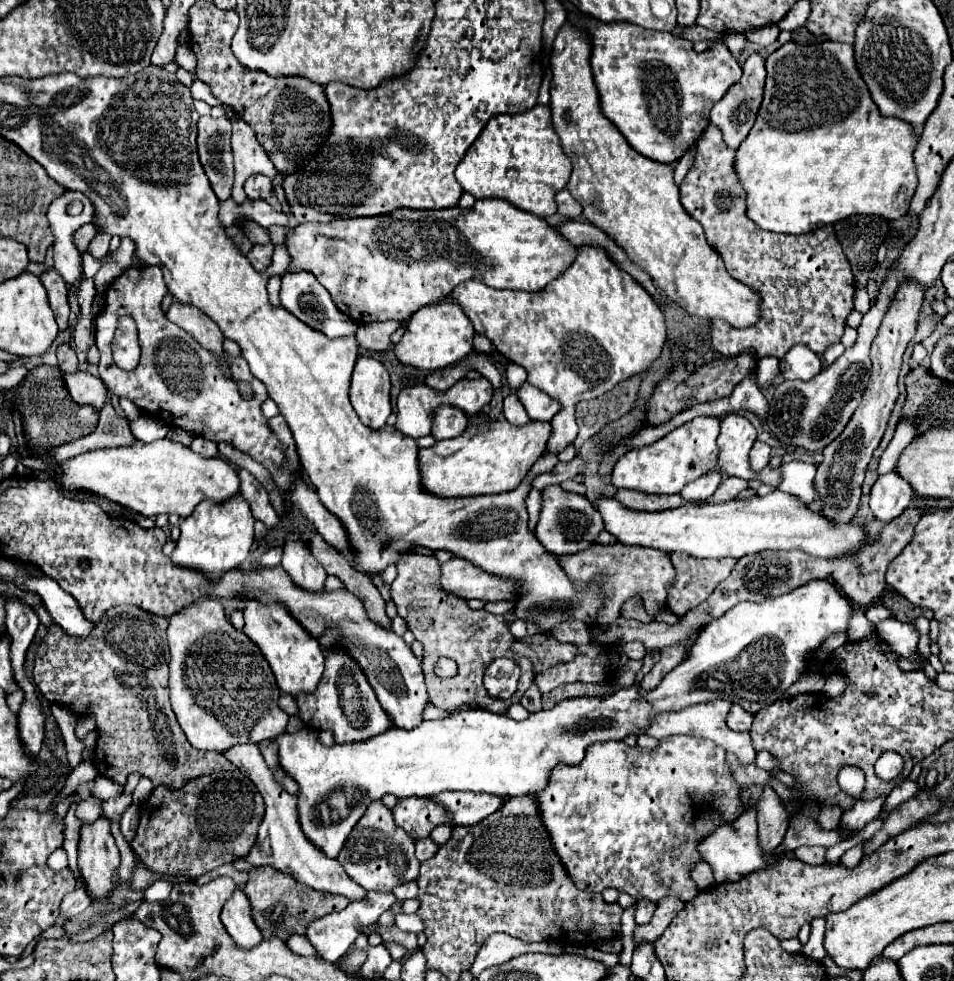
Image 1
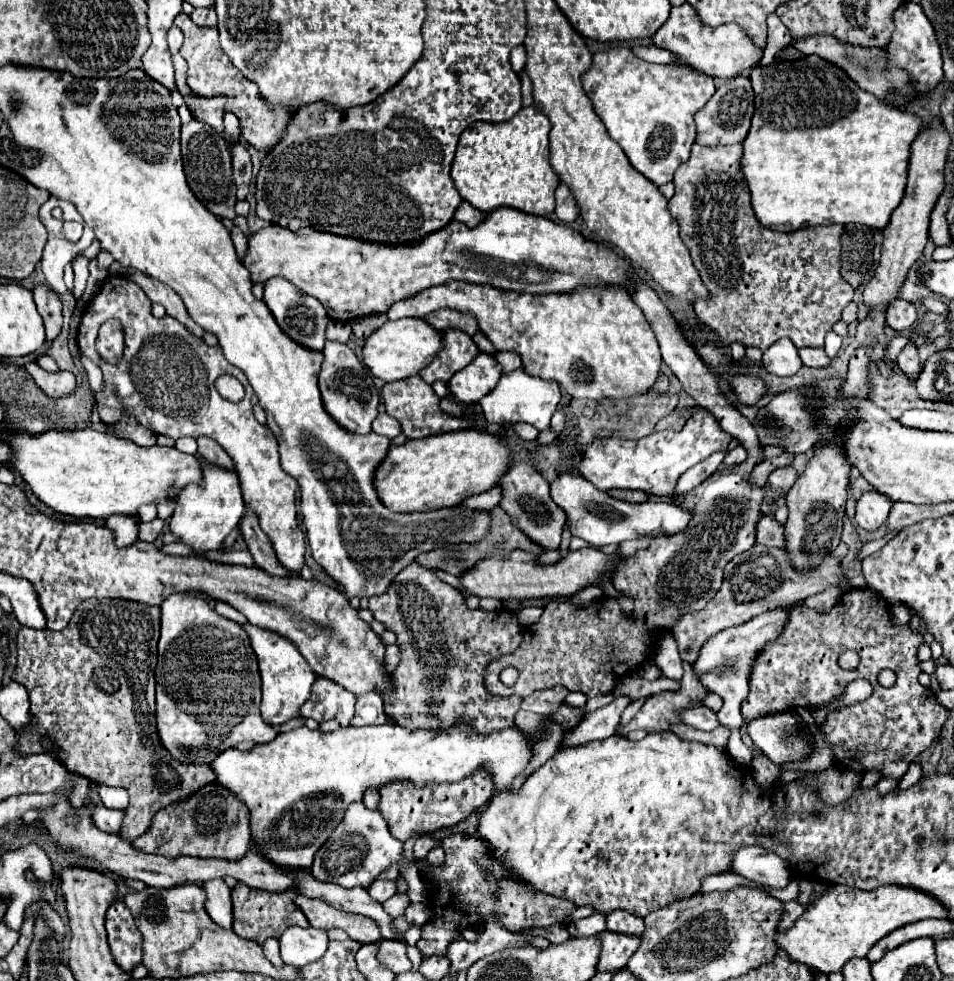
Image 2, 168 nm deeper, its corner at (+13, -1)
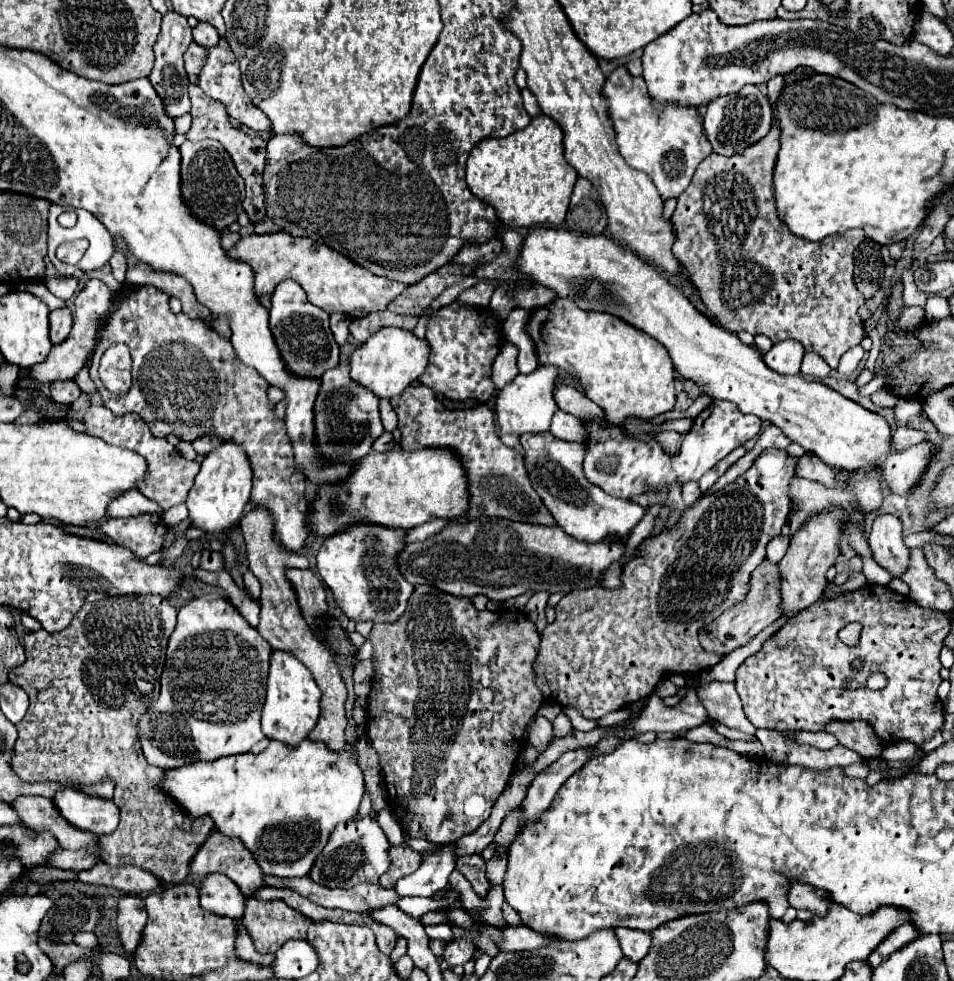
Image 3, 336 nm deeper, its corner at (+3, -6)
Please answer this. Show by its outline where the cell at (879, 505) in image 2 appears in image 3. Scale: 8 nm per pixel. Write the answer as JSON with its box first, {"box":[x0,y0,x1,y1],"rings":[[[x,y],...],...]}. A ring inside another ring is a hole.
{"box":[868,513,910,575],"rings":[[[890,513],[878,515],[872,523],[868,545],[874,553],[874,559],[892,575],[900,575],[908,567],[910,549],[902,541],[902,523],[898,517]]]}

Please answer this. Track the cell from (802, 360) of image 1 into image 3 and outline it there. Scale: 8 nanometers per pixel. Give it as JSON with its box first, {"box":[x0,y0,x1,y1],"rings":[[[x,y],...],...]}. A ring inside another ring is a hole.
{"box":[764,339,804,375],"rings":[[[792,339],[776,343],[766,355],[764,363],[782,375],[798,375],[800,373],[800,359],[804,359],[804,347]]]}

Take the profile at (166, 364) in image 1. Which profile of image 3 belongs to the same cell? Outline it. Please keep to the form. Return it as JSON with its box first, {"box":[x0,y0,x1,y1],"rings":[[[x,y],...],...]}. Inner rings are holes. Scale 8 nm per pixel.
{"box":[90,287,310,551],"rings":[[[136,287],[120,299],[118,307],[104,321],[104,327],[100,329],[98,343],[90,359],[90,377],[104,401],[104,407],[108,407],[116,415],[138,413],[150,425],[150,431],[156,437],[176,435],[182,441],[194,441],[200,435],[216,435],[222,441],[232,441],[240,445],[246,451],[254,471],[252,507],[254,509],[260,507],[268,511],[268,515],[274,521],[274,535],[280,539],[284,549],[300,551],[306,545],[306,539],[310,535],[310,527],[308,527],[310,511],[308,511],[308,501],[304,495],[306,477],[296,467],[294,451],[286,435],[284,423],[278,423],[272,417],[274,405],[266,397],[268,383],[264,381],[264,377],[258,375],[256,369],[242,365],[230,341],[220,339],[210,327],[206,327],[206,323],[202,323],[200,319],[190,319],[184,313],[174,315],[168,309],[168,299],[170,297],[158,291],[156,287]],[[114,343],[128,345],[132,355],[132,387],[128,395],[124,397],[112,395],[98,379],[98,365],[100,365],[102,353],[104,349],[110,349]]]}

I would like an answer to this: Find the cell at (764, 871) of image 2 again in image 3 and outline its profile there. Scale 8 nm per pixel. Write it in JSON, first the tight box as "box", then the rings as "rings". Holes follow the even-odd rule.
{"box":[788,881,830,915],"rings":[[[792,881],[788,883],[788,903],[794,909],[808,909],[812,913],[824,915],[830,905],[830,895],[814,887],[808,887],[806,883]]]}

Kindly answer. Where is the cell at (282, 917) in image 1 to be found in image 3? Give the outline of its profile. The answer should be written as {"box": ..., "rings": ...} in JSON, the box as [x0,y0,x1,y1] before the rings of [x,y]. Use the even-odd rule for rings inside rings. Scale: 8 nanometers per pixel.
{"box":[240,899,312,953],"rings":[[[246,899],[246,909],[240,919],[254,941],[258,953],[274,953],[288,939],[306,939],[312,921],[288,907],[282,899],[260,901]]]}

